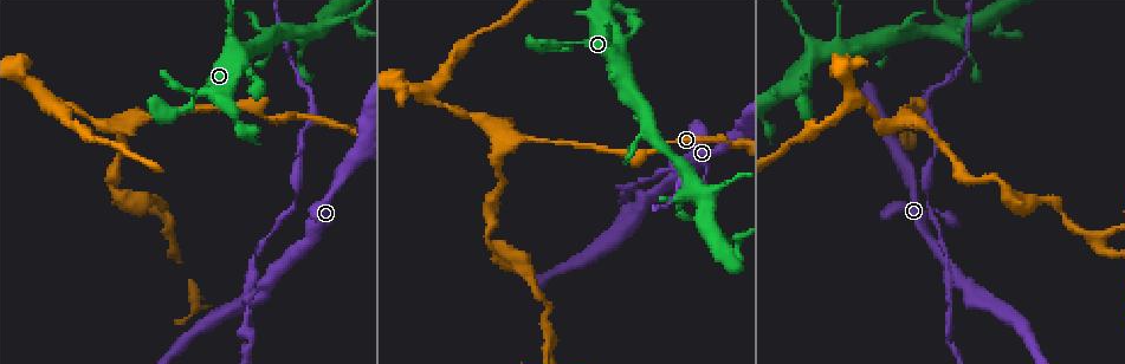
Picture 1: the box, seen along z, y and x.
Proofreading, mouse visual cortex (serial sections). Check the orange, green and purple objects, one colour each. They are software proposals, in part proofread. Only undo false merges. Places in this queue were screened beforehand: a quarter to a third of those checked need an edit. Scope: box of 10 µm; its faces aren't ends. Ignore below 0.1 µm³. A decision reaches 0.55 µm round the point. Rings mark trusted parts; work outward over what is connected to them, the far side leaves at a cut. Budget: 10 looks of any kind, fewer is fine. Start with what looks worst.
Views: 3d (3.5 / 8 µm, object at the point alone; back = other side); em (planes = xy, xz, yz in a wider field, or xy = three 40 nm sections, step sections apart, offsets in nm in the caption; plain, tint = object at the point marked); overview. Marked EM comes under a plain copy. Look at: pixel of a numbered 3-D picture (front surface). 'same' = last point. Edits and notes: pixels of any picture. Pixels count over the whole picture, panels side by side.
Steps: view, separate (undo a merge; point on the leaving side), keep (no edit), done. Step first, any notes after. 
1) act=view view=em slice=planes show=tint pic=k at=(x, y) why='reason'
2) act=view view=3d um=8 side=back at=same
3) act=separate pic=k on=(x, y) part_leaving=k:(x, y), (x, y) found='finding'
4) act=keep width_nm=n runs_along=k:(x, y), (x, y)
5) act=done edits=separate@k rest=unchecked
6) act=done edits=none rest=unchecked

act=view view=3d um=3.5 pic=1 at=(264, 284) why='sharp bend'

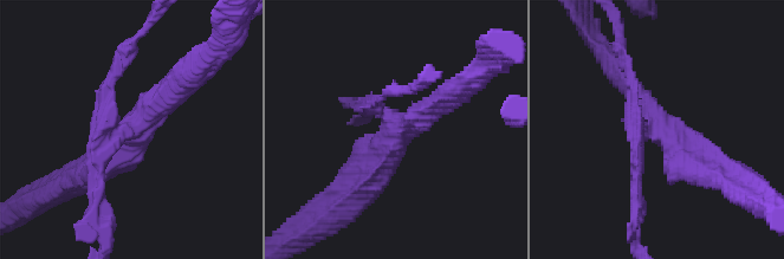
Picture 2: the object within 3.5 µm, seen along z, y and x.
act=view view=em slice=xy step=2 show=tint pic=2 at=(398, 126) arms=4 arm_widths_nm=100,200,300,450

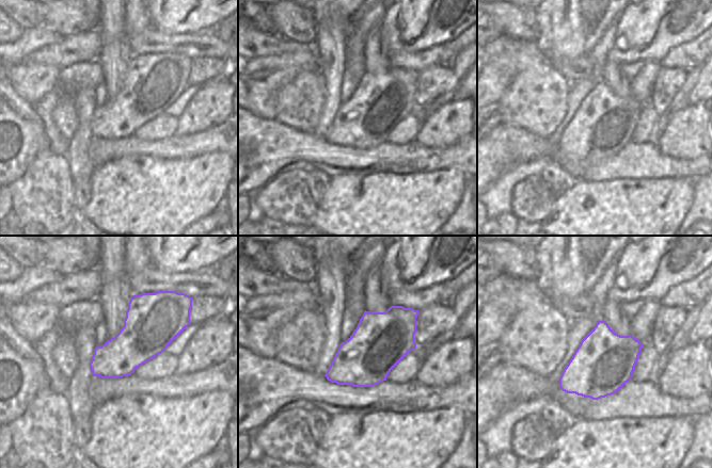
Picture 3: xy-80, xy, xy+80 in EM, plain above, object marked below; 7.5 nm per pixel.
act=separate pic=2 on=(104, 88) part_leaving=2:(117, 128), (110, 77), (143, 30) found='a second cell is stuck on'

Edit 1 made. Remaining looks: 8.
act=view view=em slice=xy step=1 show=tint pic=1 at=(511, 140) why='branch point'

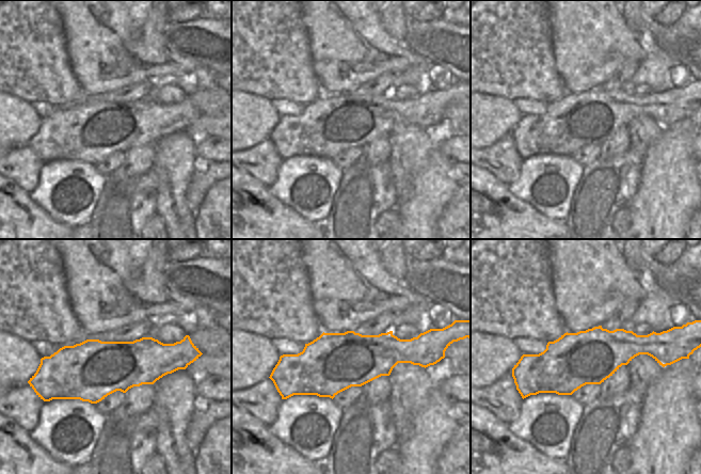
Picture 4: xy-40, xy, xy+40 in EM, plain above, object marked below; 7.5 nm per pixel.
act=view view=3d um=3.5 side=back at=same why='wider look'

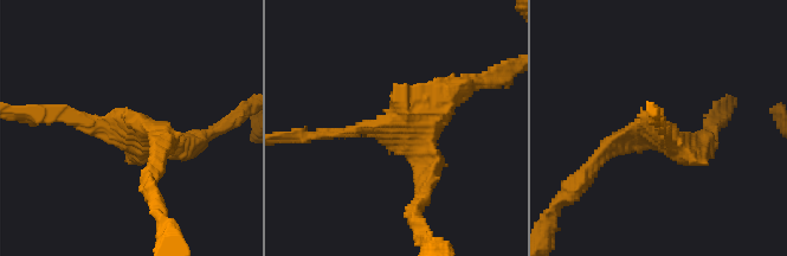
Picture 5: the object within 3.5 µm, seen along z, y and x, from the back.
act=keep runs_along=4:(660, 352), (520, 365) found='one cell here'

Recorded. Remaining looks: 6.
act=view view=3d um=8 pic=1 at=(728, 238)

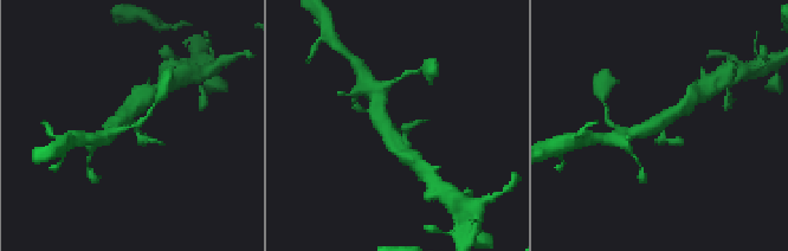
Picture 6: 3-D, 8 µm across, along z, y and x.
act=view view=3d um=3.5 at=same

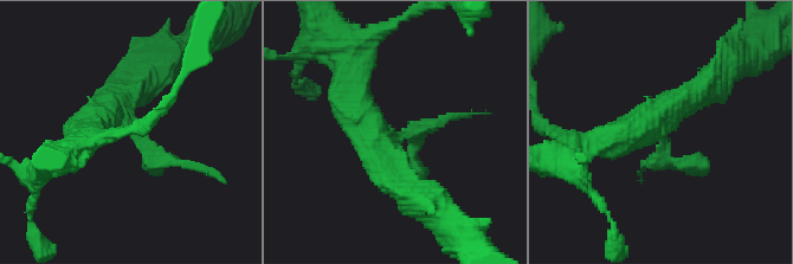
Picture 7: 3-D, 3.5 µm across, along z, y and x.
act=keep runs_along=7:(349, 92), (421, 174) found='all the same cell'

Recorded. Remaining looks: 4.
act=view view=3d um=3.5 pic=1 at=(995, 176) why='abrupt turn'

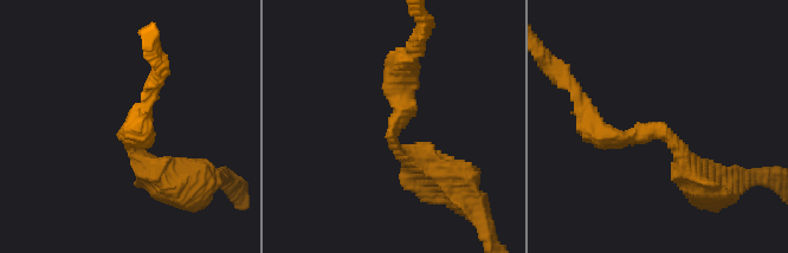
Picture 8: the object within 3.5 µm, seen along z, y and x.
act=view view=em slice=xy step=5 show=tint pic=8 at=(657, 137) arm_widths_nm=300,350 why='need the tissue'

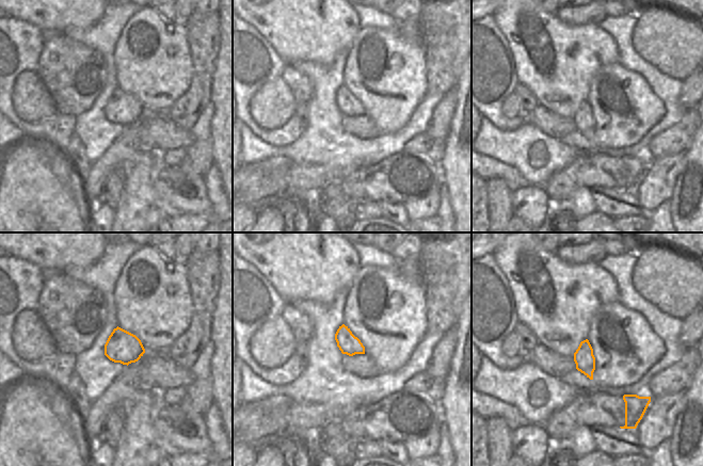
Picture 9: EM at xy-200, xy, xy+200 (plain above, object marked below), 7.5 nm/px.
act=keep runs_along=8:(589, 121), (617, 138), (669, 135), (699, 186) found='all the same cell'

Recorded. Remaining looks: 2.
act=done edits=separate@2 rest=unchecked

